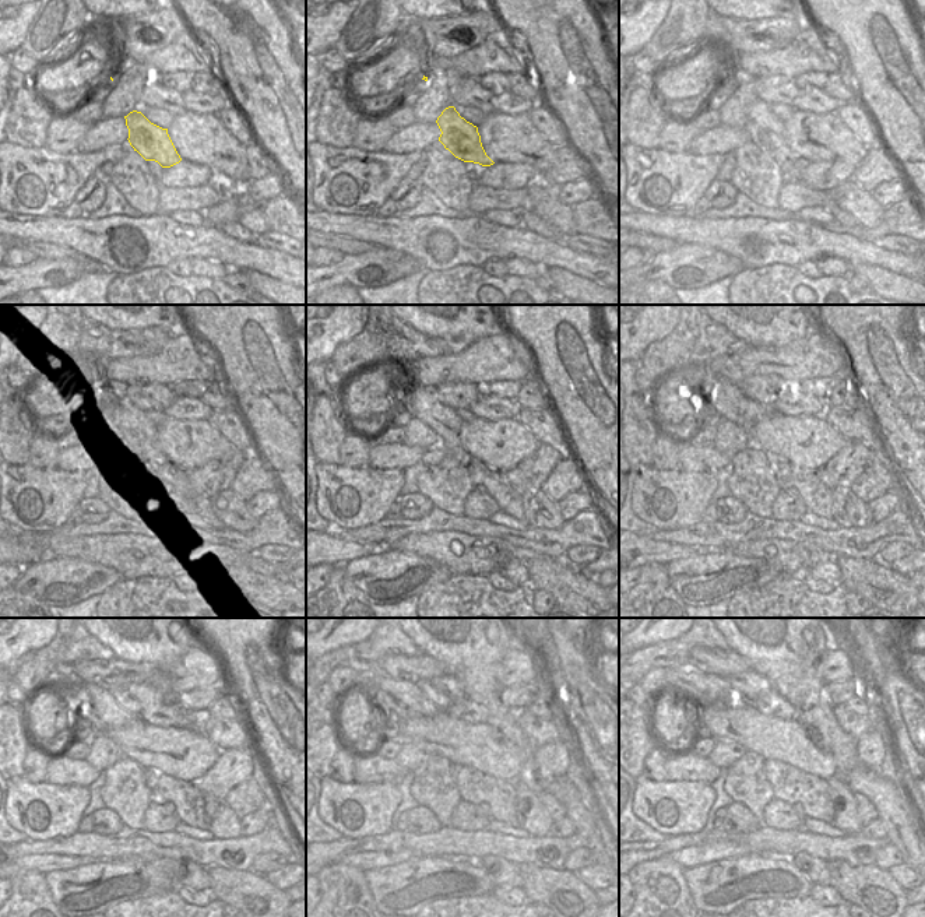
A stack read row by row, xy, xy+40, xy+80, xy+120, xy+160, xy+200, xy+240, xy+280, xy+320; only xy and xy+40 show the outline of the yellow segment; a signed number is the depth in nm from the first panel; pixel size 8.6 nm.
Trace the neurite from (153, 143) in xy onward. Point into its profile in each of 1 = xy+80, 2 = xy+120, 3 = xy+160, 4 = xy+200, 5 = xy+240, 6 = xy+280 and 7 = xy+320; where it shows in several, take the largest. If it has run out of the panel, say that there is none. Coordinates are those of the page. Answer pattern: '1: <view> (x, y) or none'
1: xy+80 (766, 130)
2: xy+120 (139, 431)
3: xy+160 (421, 401)
4: xy+200 (731, 403)
5: xy+240 (106, 713)
6: xy+280 (407, 695)
7: xy+320 (699, 685)

